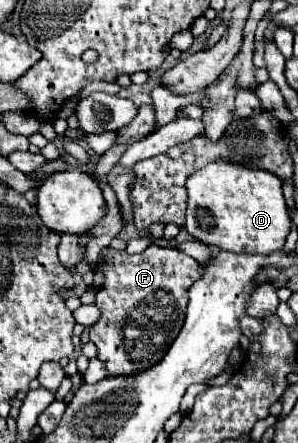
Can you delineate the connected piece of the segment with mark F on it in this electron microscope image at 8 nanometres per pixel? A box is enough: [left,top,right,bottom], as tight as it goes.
[89,243,205,377]

